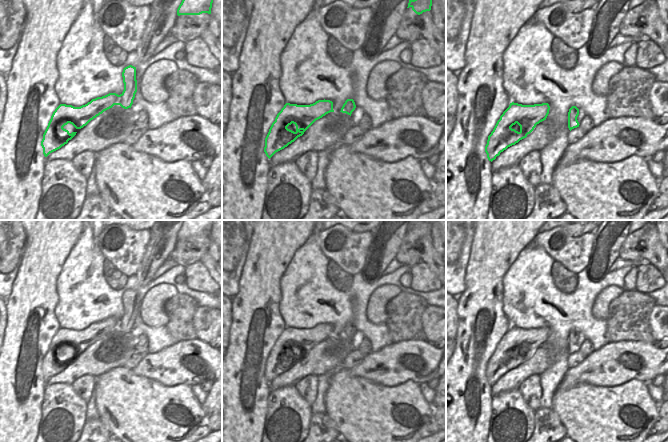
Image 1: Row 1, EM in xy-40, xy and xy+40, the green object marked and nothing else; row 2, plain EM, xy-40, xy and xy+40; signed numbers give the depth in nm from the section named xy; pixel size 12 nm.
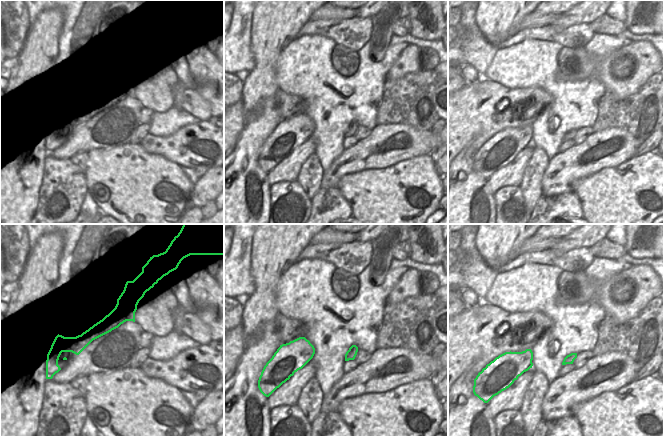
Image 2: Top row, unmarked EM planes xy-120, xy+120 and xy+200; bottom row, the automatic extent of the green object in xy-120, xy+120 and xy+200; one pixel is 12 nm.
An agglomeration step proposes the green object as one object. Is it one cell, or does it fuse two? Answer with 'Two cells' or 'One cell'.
Two cells

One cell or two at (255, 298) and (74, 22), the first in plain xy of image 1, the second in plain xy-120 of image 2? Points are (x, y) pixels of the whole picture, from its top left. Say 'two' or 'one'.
two

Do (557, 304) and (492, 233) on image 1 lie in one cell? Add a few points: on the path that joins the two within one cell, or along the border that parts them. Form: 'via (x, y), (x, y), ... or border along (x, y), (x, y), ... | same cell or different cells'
border along (529, 244), (519, 253), (503, 279) | different cells

